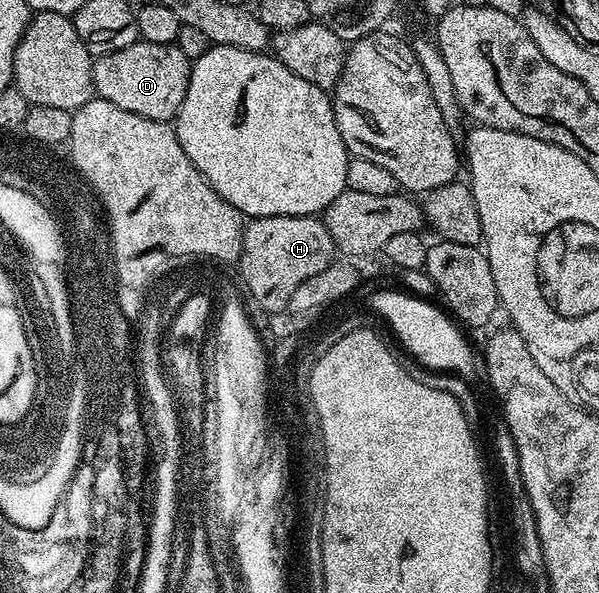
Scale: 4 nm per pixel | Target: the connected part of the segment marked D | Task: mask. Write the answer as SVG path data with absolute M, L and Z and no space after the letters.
M141 40L128 48L120 48L120 52L112 52L94 58L94 89L97 97L116 104L116 108L124 108L128 112L136 112L136 116L144 116L148 120L170 122L177 119L178 110L184 104L184 96L188 92L188 80L192 60L180 52L178 45L152 44Z

